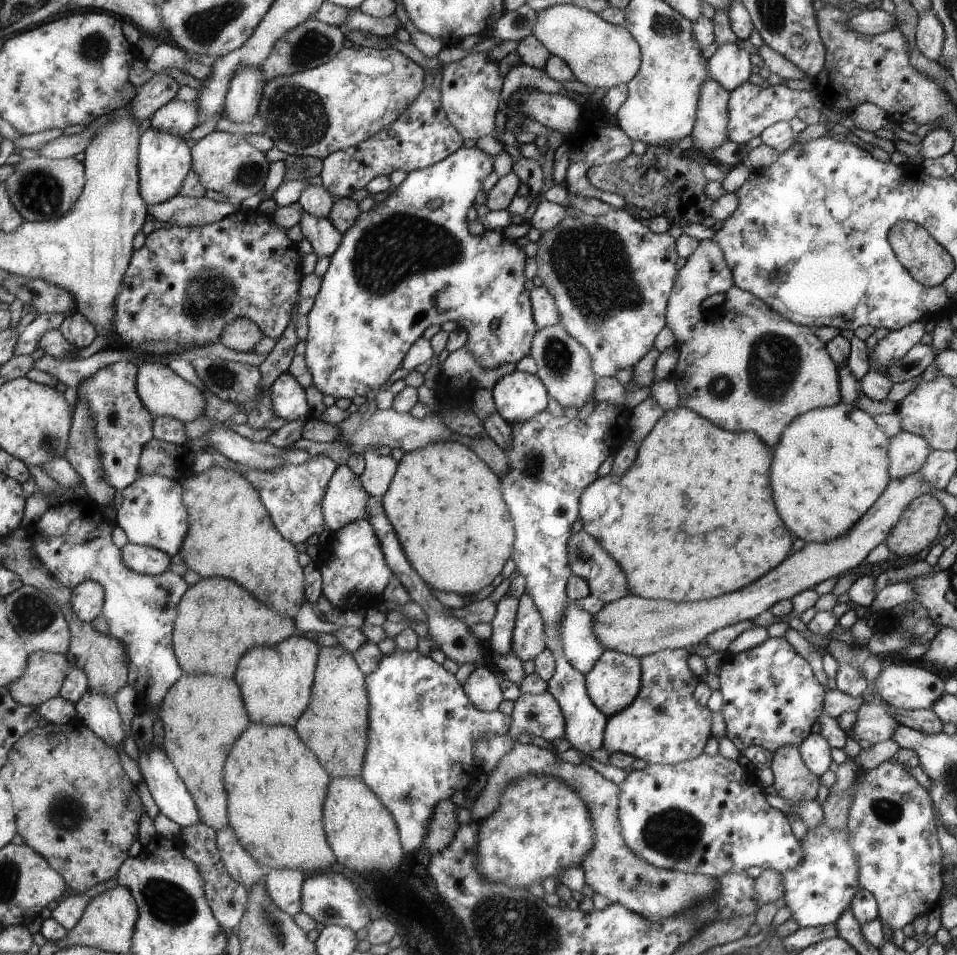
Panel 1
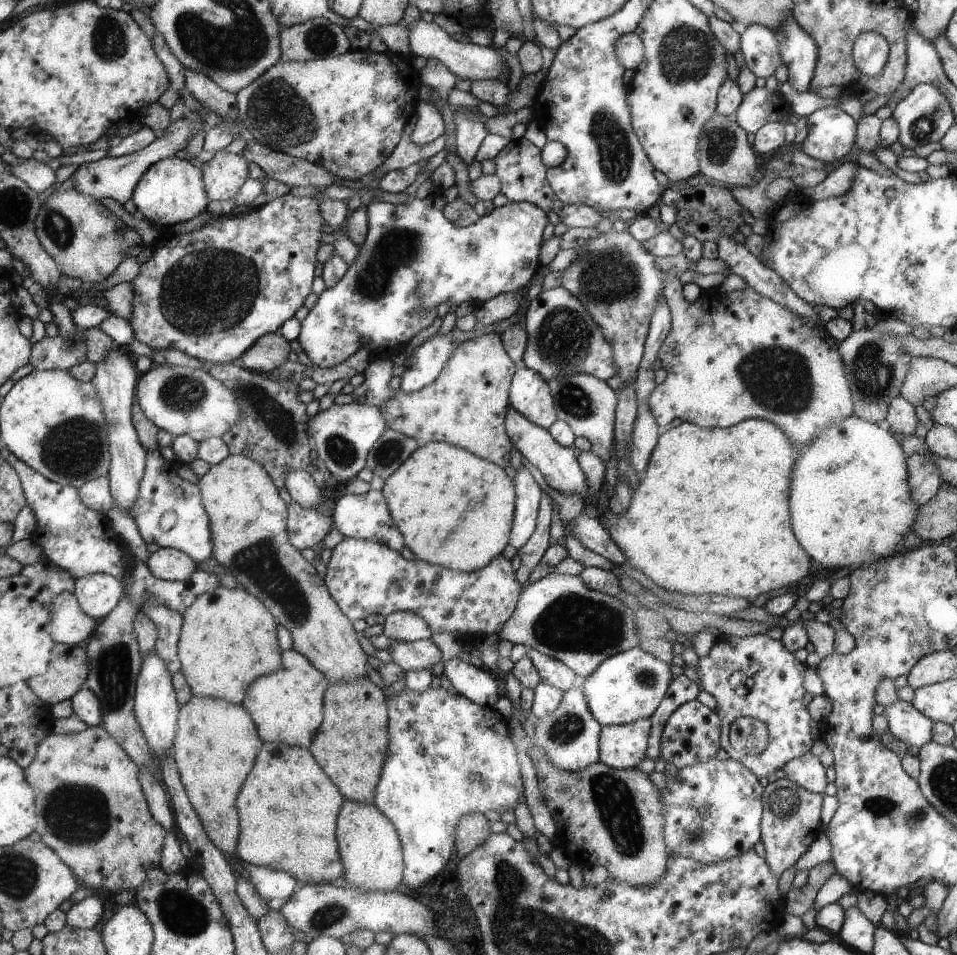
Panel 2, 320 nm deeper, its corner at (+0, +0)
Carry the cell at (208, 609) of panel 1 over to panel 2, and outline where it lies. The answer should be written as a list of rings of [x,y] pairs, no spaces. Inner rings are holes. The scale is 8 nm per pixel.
[[[219,586],[199,596],[184,612],[179,643],[182,671],[193,694],[243,704],[247,690],[257,679],[282,667],[277,624],[264,601],[245,588]]]

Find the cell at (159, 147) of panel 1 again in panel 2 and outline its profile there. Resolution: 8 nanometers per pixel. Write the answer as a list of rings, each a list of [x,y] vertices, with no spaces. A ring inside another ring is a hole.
[[[167,157],[154,164],[135,187],[132,200],[138,214],[157,225],[175,226],[207,211],[211,199],[206,191],[201,162]]]

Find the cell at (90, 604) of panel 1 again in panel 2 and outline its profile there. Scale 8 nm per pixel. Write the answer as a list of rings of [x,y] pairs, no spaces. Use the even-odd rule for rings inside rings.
[[[105,573],[81,577],[75,580],[75,587],[81,608],[97,620],[106,619],[126,592],[120,578]]]

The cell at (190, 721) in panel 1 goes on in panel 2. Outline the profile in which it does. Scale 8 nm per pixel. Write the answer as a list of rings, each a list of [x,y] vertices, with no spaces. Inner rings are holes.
[[[193,695],[180,710],[178,733],[173,746],[189,798],[211,840],[225,854],[238,852],[241,819],[235,802],[263,748],[256,721],[243,706],[217,697]]]

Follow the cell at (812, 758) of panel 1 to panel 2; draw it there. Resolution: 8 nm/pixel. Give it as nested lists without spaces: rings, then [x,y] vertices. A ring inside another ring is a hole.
[[[809,751],[796,756],[795,759],[788,760],[781,770],[785,778],[795,781],[800,787],[809,792],[824,795],[825,790],[825,768],[818,758]]]

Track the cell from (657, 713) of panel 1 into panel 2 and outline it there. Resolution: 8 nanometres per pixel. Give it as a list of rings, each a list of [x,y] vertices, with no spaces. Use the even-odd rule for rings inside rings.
[[[649,717],[600,728],[599,762],[614,769],[630,769],[645,758],[648,747]]]

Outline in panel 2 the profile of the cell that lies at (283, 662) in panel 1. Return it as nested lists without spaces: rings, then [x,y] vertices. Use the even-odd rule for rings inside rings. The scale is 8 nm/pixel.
[[[294,648],[282,654],[283,664],[271,674],[257,679],[244,698],[243,705],[253,714],[265,742],[283,742],[293,746],[311,746],[325,720],[329,679],[310,660]]]

